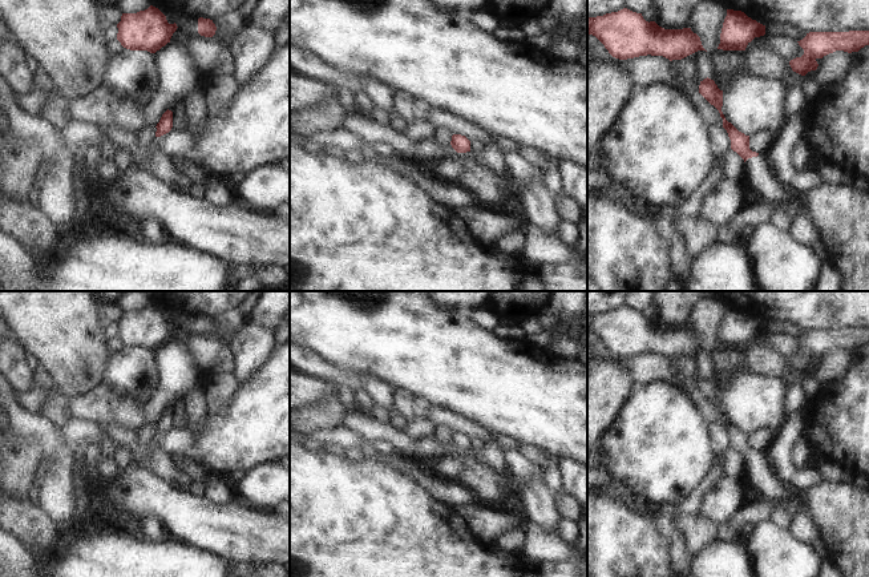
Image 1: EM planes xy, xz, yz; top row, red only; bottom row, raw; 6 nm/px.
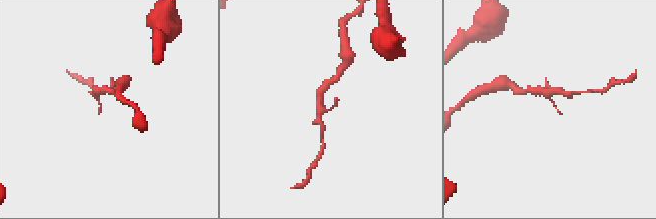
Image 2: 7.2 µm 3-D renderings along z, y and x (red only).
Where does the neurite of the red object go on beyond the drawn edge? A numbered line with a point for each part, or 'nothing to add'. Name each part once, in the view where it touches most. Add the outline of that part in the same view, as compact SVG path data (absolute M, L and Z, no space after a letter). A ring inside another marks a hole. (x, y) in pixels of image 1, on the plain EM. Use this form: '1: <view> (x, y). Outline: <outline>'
1: yz (762, 475). Outline: M767 452L748 456L744 468L749 472L749 481L761 493L761 497L769 503L795 501L799 509L793 515L789 526L793 537L807 545L821 537L816 526L816 520L811 516L808 507L803 501L801 493L795 492L789 484L783 484L768 461Z

